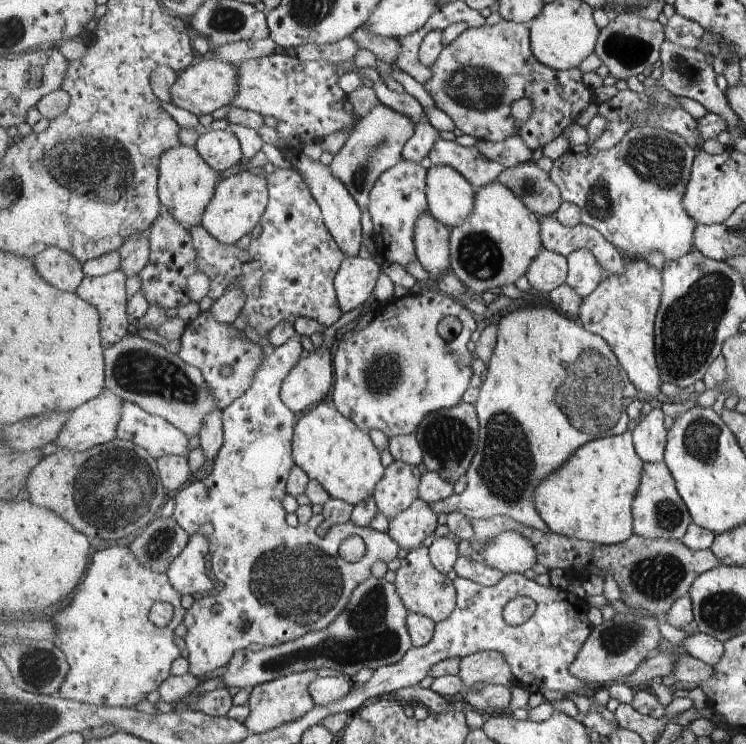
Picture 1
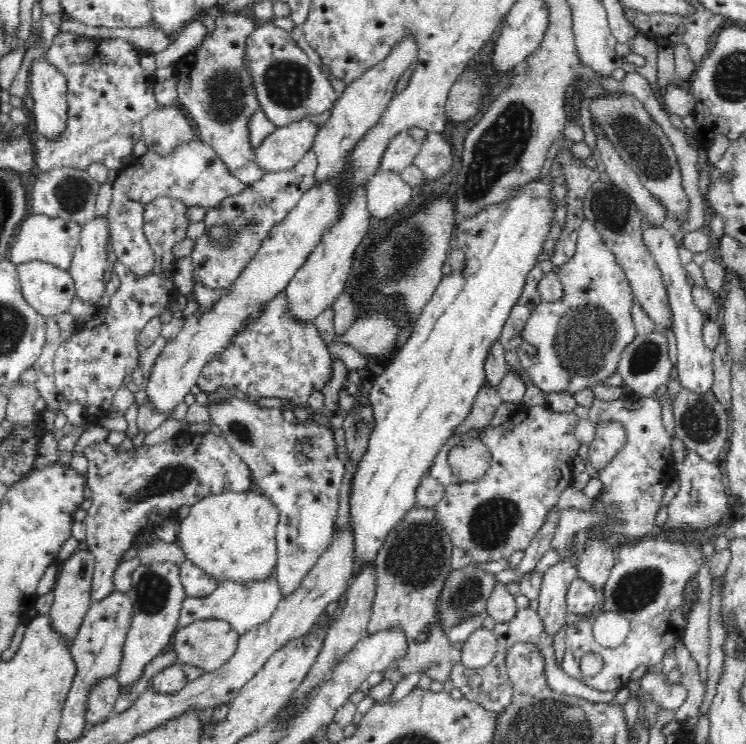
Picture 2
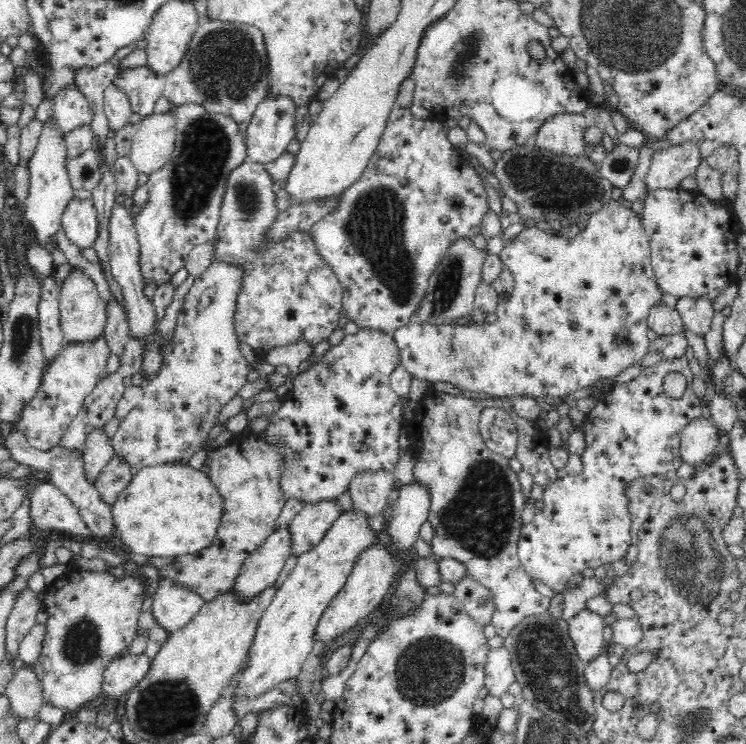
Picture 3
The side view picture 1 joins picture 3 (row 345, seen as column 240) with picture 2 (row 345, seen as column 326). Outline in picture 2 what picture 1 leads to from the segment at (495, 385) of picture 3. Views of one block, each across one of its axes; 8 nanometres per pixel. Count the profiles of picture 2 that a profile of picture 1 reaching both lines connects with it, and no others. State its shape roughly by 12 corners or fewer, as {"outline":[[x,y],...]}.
{"outline":[[588,220],[518,358],[544,393],[617,373],[636,297]]}

